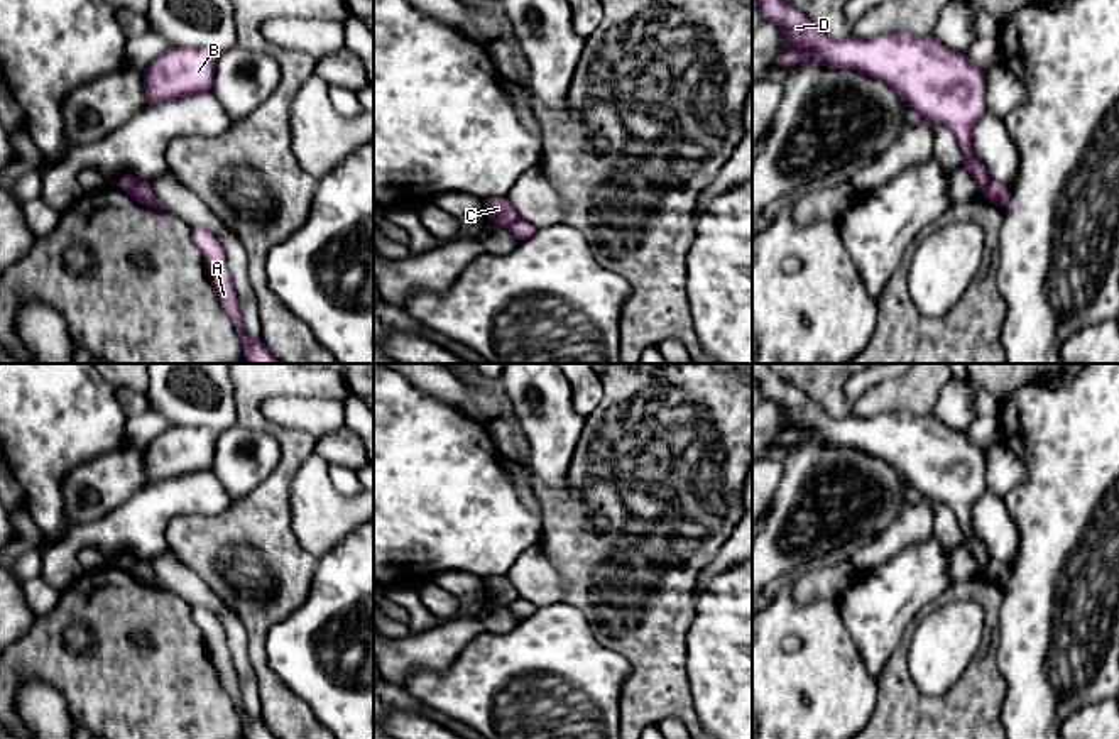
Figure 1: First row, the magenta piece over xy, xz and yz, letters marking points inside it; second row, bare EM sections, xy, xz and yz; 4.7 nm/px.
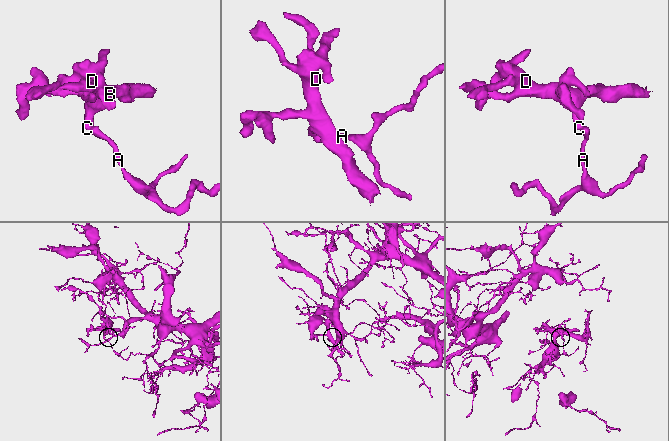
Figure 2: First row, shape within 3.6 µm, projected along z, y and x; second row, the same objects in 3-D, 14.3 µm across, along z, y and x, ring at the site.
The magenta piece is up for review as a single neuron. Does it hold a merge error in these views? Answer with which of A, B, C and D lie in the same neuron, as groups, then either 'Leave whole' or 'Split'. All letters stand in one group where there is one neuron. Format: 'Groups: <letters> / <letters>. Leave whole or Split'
Groups: A / B C D. Split

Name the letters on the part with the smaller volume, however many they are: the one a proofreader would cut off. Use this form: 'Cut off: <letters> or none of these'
Cut off: B, C, D

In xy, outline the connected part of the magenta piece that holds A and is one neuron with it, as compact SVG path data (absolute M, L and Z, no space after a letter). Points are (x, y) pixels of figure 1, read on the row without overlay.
M189 605L194 622L205 632L210 660L216 670L221 687L227 690L235 703L235 709L242 720L245 739L277 739L270 734L265 722L252 717L242 703L237 673L232 663L232 656L227 646L225 631L220 621L201 605Z

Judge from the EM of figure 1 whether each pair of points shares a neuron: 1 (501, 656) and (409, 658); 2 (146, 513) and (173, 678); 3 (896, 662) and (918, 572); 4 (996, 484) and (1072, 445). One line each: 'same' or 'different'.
1: different
2: different
3: different
4: different

